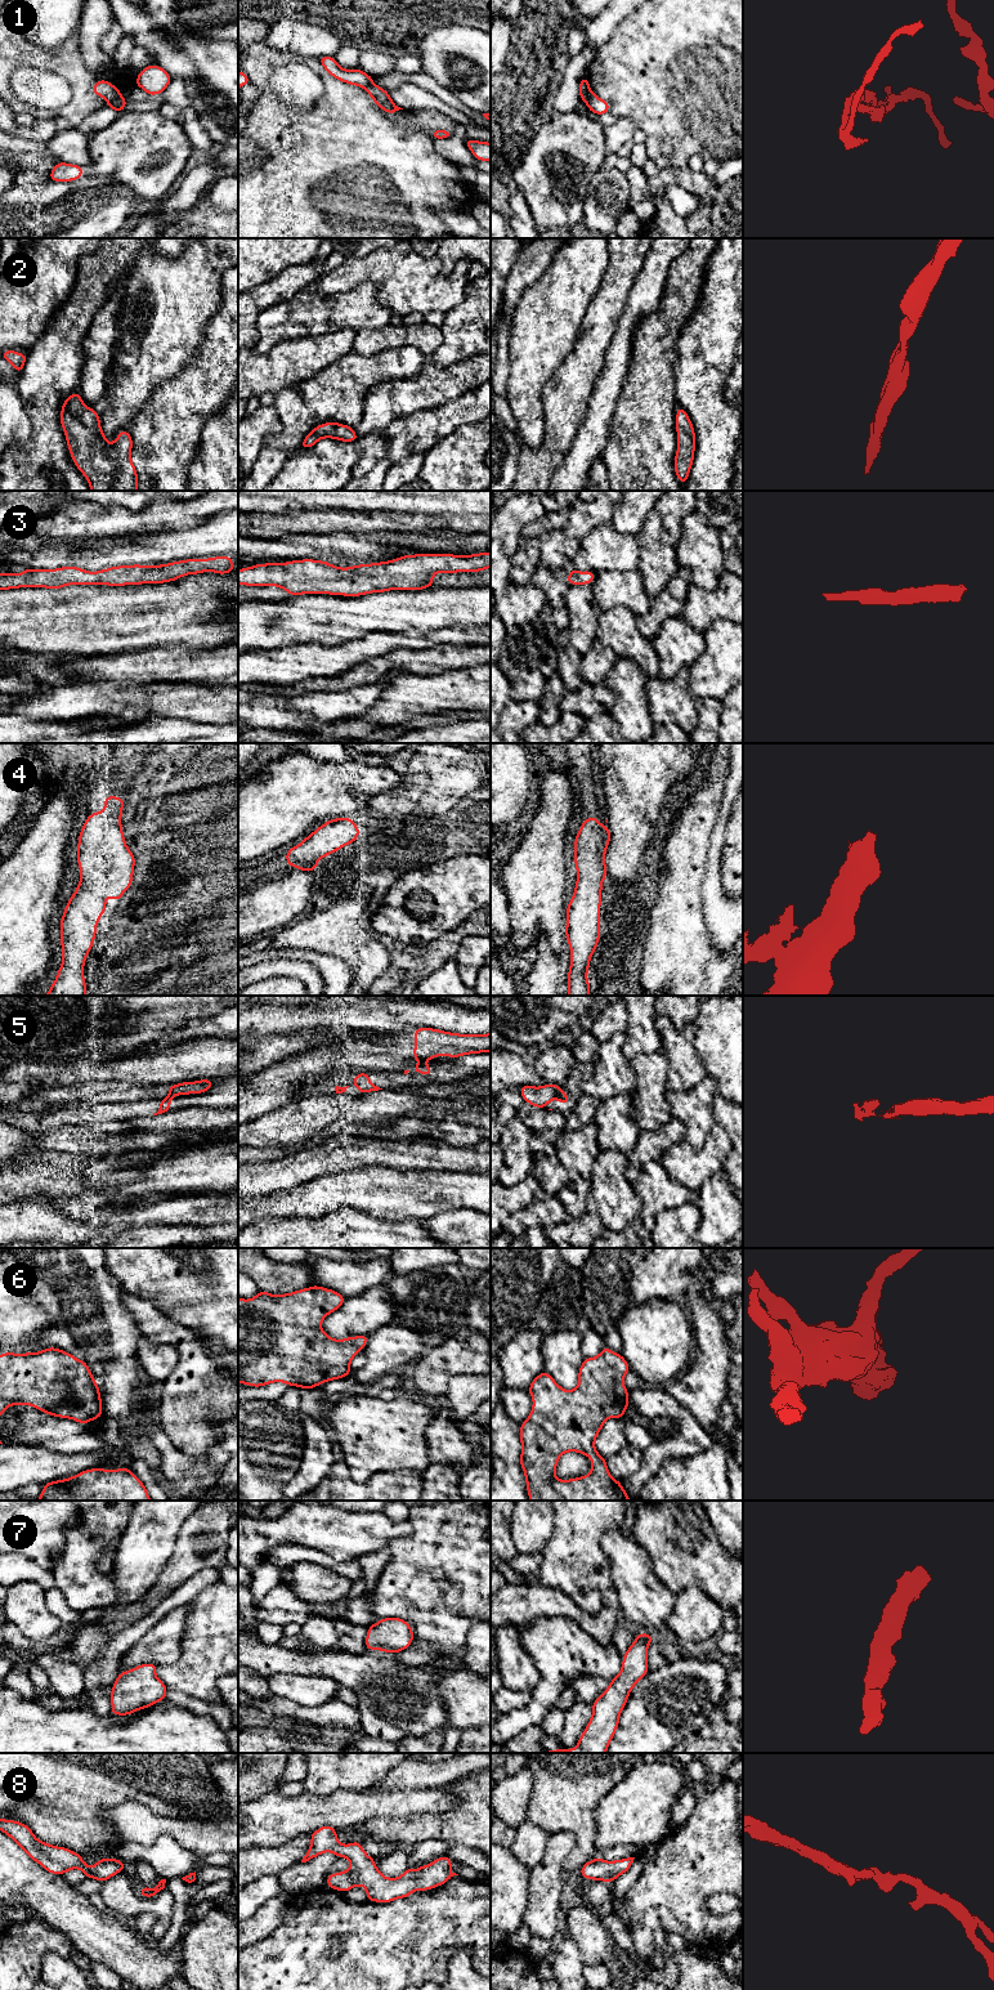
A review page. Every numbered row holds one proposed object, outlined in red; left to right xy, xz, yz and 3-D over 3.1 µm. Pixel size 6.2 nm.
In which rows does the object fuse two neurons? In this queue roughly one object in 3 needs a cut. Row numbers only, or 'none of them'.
1, 5

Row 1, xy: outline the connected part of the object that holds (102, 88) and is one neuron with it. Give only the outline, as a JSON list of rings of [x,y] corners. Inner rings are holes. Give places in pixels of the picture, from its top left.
[[[99,80],[93,86],[93,93],[98,97],[103,97],[109,106],[109,103],[120,95],[120,90],[116,85],[109,84],[106,80]]]

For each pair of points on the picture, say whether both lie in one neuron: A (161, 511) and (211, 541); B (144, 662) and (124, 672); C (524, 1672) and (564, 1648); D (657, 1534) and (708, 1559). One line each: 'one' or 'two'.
A: two
B: one
C: two
D: one

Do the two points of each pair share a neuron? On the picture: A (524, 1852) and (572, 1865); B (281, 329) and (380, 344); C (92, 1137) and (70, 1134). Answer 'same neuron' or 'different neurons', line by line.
A: different neurons
B: different neurons
C: same neuron

